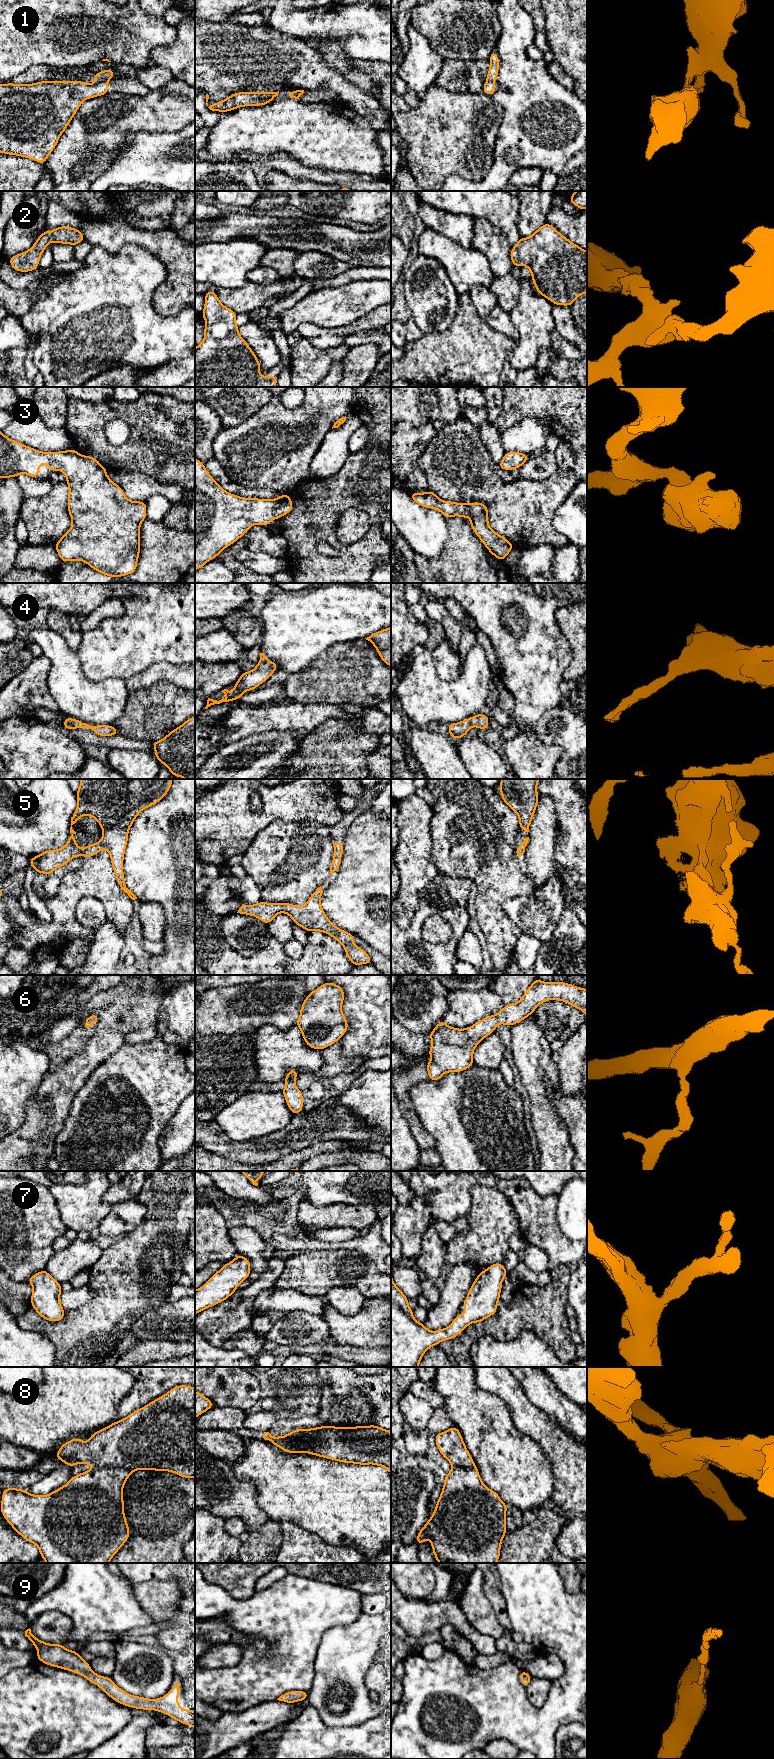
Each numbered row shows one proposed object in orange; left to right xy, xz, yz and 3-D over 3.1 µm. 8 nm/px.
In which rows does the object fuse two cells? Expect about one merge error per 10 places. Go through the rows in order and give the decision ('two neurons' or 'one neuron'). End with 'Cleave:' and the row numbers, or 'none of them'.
1: two neurons
2: one neuron
3: one neuron
4: one neuron
5: one neuron
6: one neuron
7: one neuron
8: two neurons
9: one neuron
Cleave: 1, 8

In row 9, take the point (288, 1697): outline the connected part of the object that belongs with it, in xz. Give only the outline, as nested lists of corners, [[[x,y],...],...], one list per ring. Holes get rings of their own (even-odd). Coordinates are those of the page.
[[[290,1691],[282,1694],[277,1700],[286,1703],[296,1703],[297,1701],[306,1701],[308,1697],[308,1691]]]

